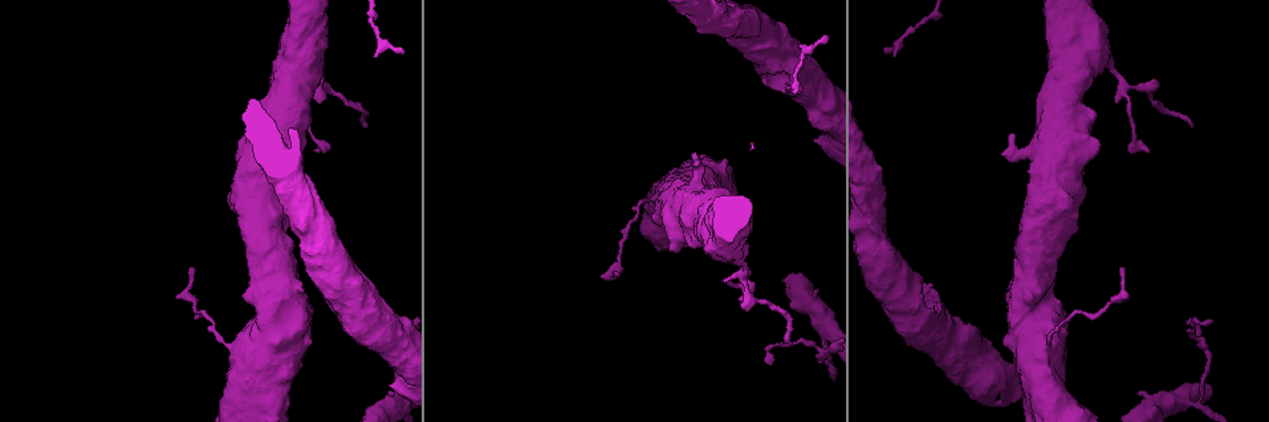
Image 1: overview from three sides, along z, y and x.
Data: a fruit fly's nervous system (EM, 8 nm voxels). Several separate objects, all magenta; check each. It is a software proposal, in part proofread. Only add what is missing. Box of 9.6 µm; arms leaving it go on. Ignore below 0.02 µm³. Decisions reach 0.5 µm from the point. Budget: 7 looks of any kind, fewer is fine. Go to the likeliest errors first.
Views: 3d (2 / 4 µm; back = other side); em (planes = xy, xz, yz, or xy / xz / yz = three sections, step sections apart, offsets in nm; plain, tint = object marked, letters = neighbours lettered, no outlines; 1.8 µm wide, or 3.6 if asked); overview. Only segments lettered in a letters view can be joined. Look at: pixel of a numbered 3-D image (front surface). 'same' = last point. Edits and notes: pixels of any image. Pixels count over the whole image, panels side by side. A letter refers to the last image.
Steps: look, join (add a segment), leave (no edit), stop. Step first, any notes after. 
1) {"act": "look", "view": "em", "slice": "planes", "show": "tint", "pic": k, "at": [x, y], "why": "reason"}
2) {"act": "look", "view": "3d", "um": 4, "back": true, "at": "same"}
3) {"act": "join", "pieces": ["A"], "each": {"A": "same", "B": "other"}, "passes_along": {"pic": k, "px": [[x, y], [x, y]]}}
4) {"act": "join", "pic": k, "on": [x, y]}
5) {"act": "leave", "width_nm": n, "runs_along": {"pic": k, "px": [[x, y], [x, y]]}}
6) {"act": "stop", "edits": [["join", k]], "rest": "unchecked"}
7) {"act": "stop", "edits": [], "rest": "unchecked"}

{"act": "look", "view": "em", "slice": "planes", "show": "plain", "pic": 1, "at": [1213, 321], "why": "tapers out"}

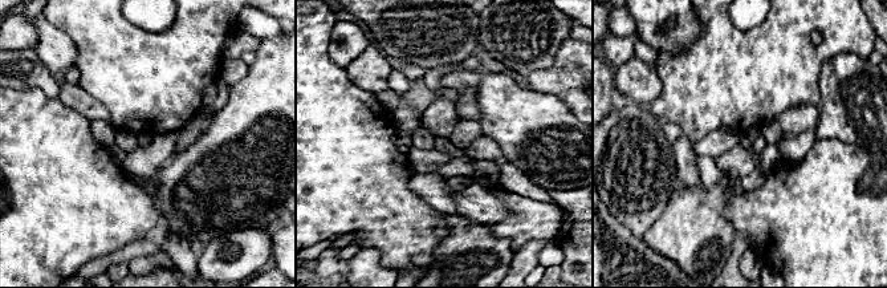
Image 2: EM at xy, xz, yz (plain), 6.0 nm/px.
{"act": "look", "view": "em", "slice": "planes", "show": "letters", "at": "same", "why": "see the neighbours"}

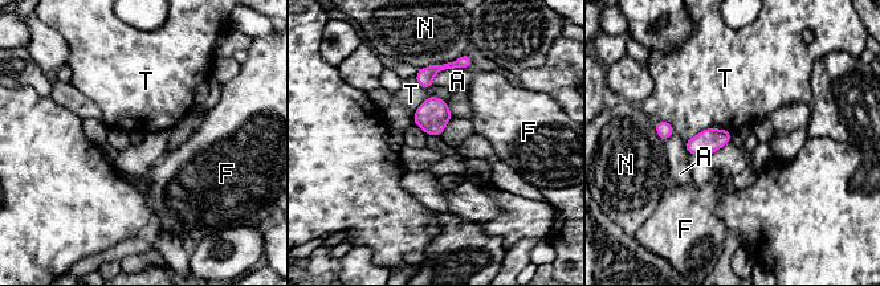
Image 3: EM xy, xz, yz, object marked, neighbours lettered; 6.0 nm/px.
{"act": "leave", "each": {"A": "other", "F": "other", "N": "other", "T": "other"}, "border": {"pic": 3, "px": [[732, 131], [704, 129], [684, 141]]}, "found": "none of them fits"}

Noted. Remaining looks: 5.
{"act": "look", "view": "3d", "um": 4, "pic": 1, "at": [653, 201], "why": "sudden change in width"}

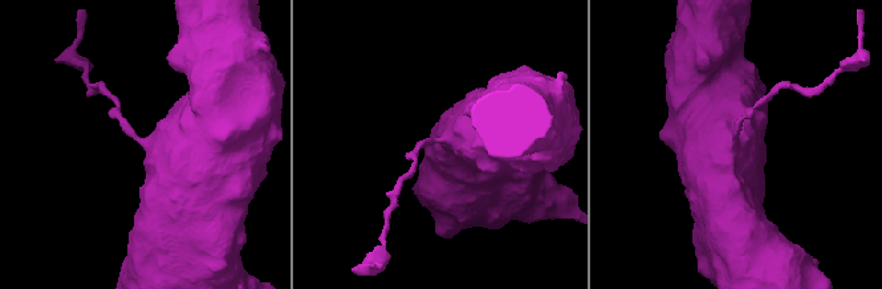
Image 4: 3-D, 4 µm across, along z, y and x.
{"act": "look", "view": "em", "um": 3.6, "slice": "xz", "step": 4, "show": "tint", "pic": 4, "at": [439, 140], "why": "shape alone is not enough"}

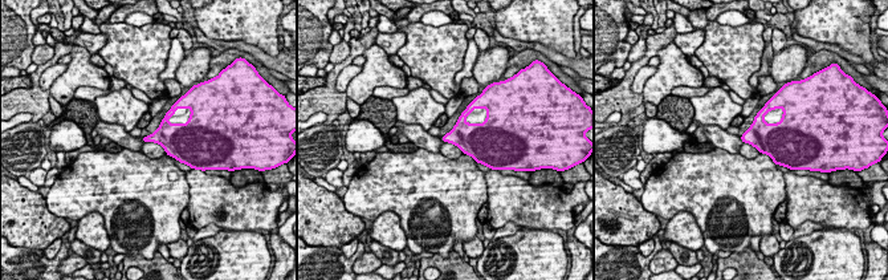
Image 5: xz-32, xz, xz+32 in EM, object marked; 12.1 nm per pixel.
{"act": "look", "view": "em", "um": 3.6, "slice": "planes", "show": "letters", "at": "same", "why": "another direction"}

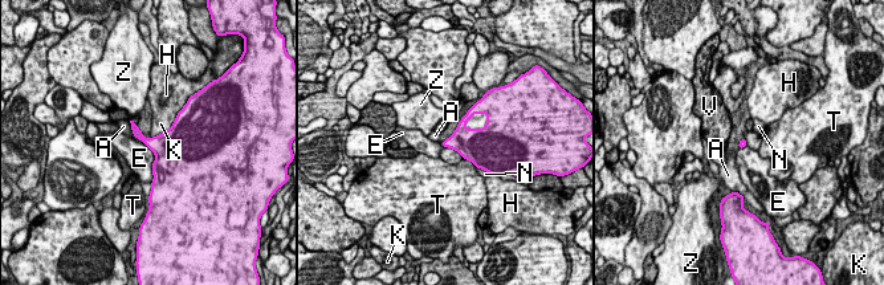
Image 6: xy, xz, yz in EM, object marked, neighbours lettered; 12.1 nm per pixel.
{"act": "leave", "longest_contact_nm": ["E", 650], "each": {"A": "other", "E": "other", "H": "other", "K": "other", "N": "other", "T": "other", "V": "other", "Z": "other"}, "found": "none of them fits"}

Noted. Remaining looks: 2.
{"act": "look", "view": "em", "slice": "planes", "show": "letters", "pic": 1, "at": [826, 338], "why": "sudden change in width"}

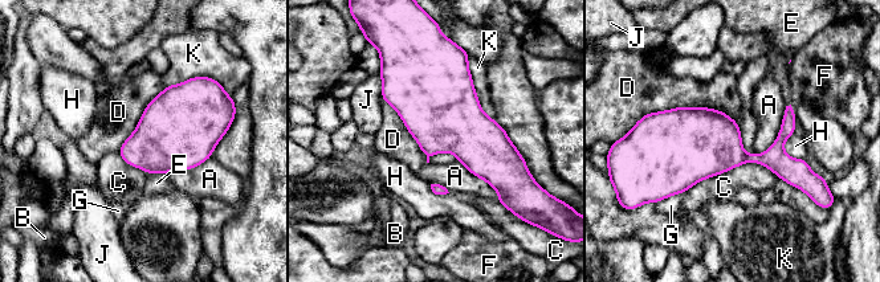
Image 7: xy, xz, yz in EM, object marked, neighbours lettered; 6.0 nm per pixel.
{"act": "leave", "each": {"A": "other", "B": "other", "C": "other", "D": "other", "E": "other", "F": "other", "G": "other", "H": "other", "J": "other", "K": "other"}, "border": {"pic": 7, "px": [[738, 125], [742, 148], [749, 155]]}, "found": "no lettered segment goes on from it"}

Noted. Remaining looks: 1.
{"act": "stop", "edits": [], "rest": "unchecked"}

